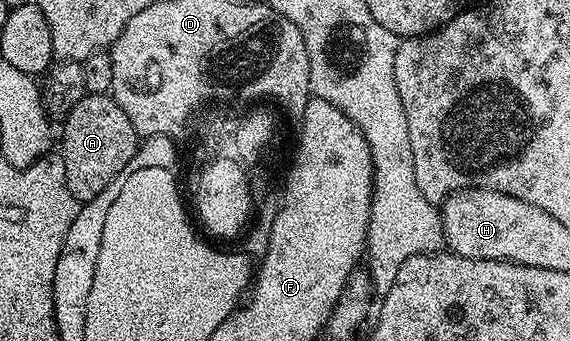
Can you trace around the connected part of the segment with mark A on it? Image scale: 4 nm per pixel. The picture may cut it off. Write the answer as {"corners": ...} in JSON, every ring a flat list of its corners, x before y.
{"corners":[[85,94,78,104,63,119,64,139,60,146,66,164,66,184,77,202,83,204,97,198,115,179,128,170,130,160,134,160,138,145,138,135,134,124,118,108,111,94]]}

